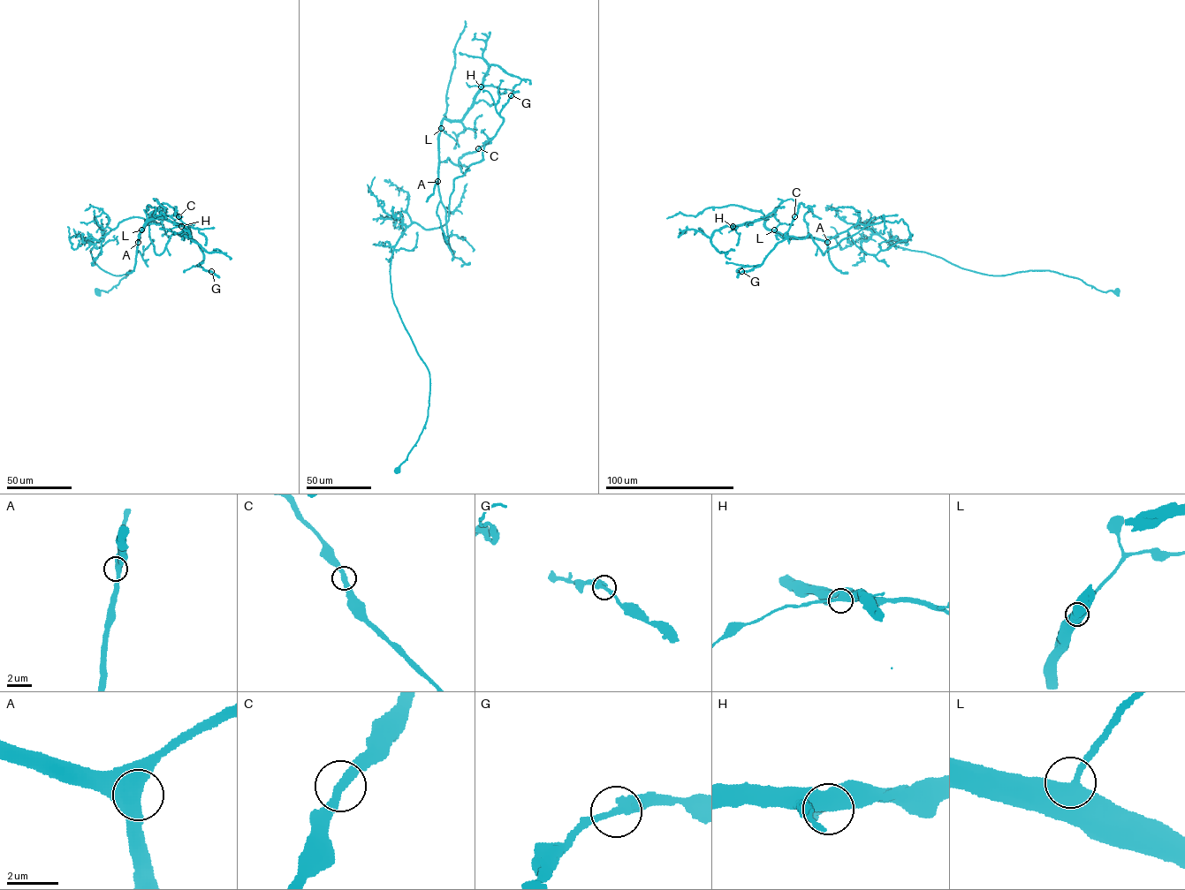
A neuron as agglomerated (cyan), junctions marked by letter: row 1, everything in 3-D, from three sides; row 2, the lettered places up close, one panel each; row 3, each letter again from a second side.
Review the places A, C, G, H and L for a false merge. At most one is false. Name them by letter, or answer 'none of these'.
C

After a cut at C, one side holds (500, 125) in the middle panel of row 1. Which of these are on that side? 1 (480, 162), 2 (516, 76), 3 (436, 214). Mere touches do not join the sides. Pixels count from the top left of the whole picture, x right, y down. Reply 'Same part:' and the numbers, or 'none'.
Same part: 1

